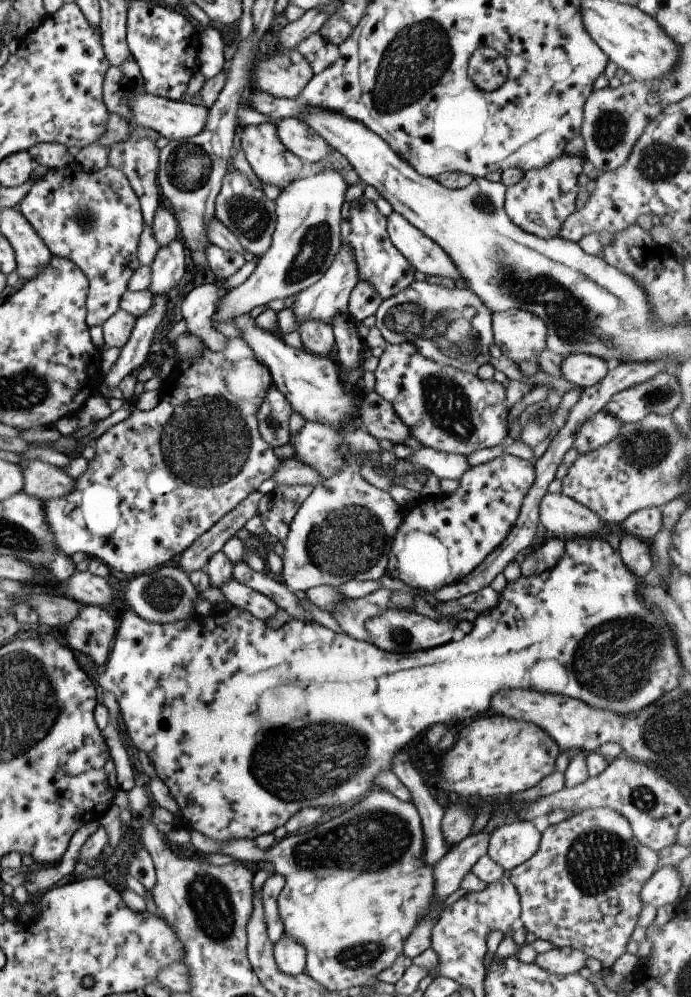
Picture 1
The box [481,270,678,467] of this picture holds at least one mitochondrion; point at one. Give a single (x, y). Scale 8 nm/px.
(657, 395)

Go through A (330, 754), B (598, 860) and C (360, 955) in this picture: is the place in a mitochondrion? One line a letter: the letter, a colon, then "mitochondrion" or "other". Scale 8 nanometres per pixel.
A: mitochondrion
B: mitochondrion
C: mitochondrion

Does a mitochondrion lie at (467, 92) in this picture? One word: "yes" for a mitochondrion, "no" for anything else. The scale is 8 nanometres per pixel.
no

